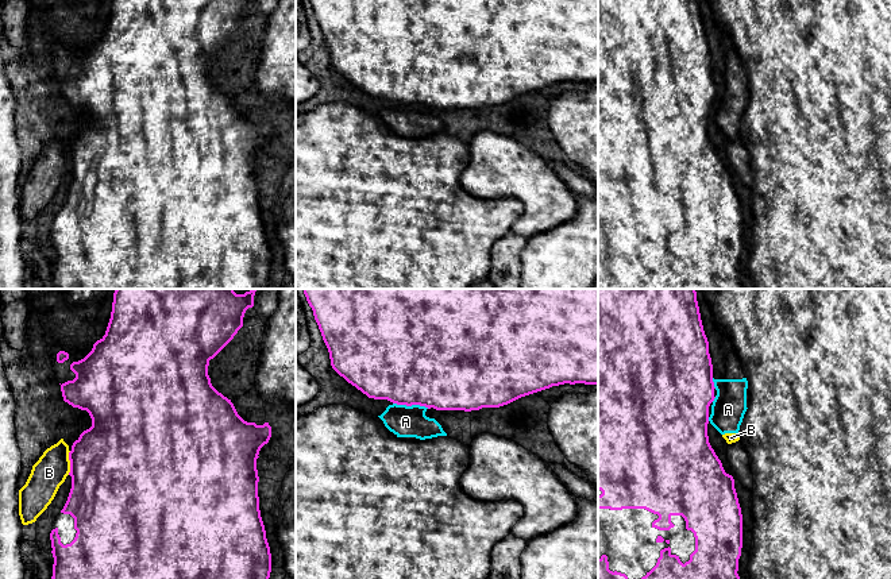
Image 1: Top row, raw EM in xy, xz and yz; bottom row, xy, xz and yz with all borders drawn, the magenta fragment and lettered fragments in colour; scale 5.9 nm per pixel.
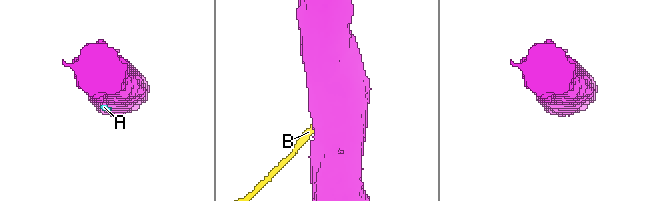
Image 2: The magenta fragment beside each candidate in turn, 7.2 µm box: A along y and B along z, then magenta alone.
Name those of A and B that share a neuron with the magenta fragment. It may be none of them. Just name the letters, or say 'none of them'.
none of them

